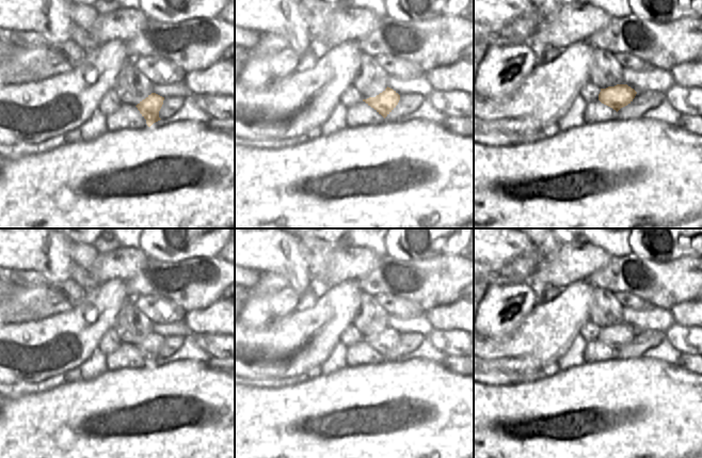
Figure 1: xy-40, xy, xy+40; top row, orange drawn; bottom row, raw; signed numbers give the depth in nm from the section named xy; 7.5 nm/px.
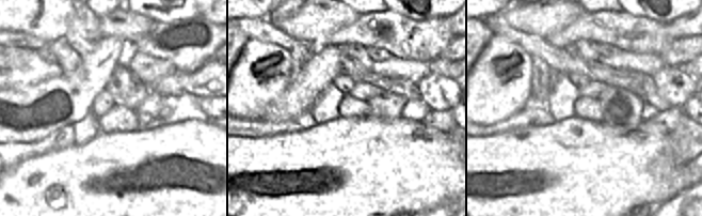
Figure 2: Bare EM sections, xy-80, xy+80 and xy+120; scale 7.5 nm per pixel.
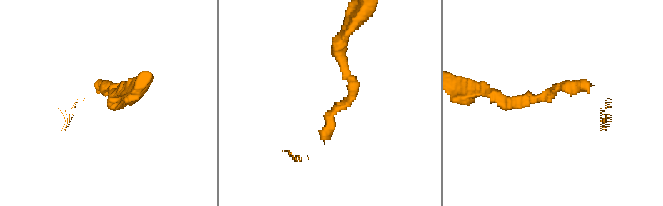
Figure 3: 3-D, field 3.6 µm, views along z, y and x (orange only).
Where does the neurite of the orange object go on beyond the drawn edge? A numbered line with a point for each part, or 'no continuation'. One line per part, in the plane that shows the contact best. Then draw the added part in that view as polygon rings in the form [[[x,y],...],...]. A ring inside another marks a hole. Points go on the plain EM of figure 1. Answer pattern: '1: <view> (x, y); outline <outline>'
no continuation

